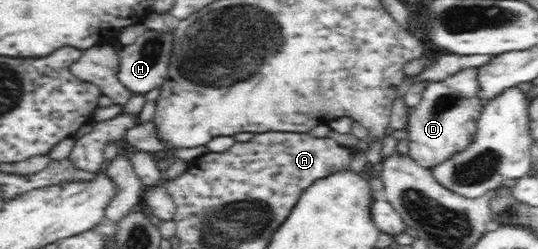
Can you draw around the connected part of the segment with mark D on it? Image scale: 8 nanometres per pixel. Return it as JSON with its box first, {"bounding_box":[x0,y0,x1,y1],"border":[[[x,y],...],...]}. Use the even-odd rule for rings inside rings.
{"bounding_box":[407,68,484,171],"border":[[[469,68],[441,82],[430,82],[422,101],[412,109],[407,119],[407,146],[410,158],[419,166],[432,171],[450,161],[457,153],[468,149],[478,131],[477,123],[484,113],[480,98],[482,87],[478,83],[478,69]]]}

